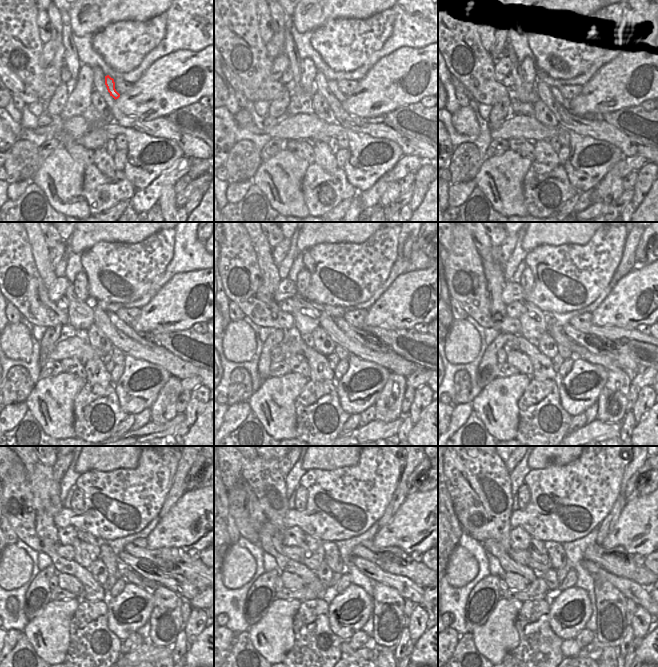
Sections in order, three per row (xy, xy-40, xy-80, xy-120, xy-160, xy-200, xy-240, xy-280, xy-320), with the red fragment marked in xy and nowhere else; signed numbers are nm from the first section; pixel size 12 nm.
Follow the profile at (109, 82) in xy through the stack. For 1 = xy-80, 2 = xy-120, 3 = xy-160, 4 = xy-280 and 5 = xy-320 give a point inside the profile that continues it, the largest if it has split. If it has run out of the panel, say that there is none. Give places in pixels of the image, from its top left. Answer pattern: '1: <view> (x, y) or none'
1: xy-80 (557, 94)
2: xy-120 (147, 339)
3: xy-160 (368, 340)
4: xy-280 (407, 589)
5: xy-320 (640, 595)

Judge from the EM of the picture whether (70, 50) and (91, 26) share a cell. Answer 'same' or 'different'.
different

